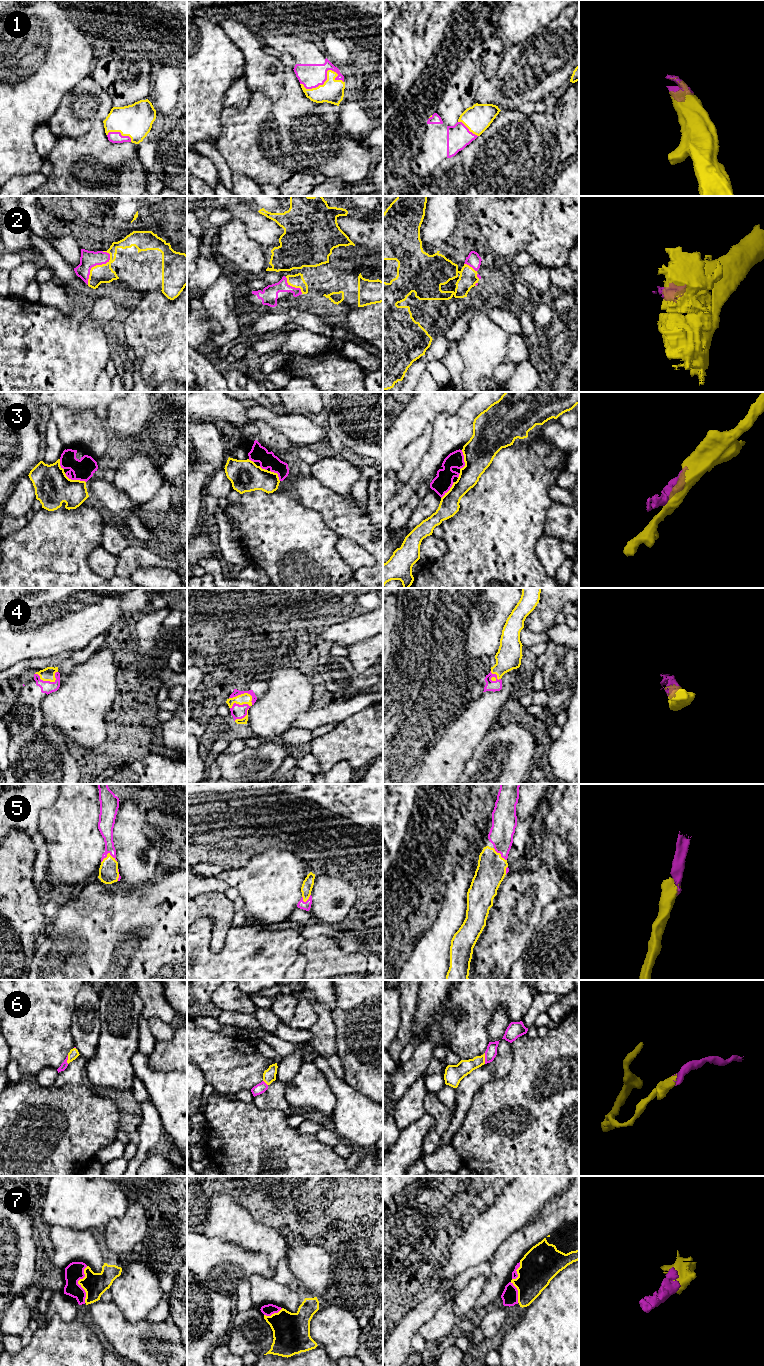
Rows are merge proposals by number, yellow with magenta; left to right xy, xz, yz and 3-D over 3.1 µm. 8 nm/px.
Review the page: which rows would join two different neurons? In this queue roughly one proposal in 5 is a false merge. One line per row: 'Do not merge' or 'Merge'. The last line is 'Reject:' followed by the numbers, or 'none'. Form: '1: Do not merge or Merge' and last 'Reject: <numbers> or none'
1: Merge
2: Merge
3: Do not merge
4: Merge
5: Merge
6: Merge
7: Merge
Reject: 3

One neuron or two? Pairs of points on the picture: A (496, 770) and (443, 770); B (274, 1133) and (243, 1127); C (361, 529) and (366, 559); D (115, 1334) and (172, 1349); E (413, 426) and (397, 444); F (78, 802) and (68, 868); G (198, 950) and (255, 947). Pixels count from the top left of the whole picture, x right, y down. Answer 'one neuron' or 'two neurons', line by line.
A: two neurons
B: one neuron
C: two neurons
D: one neuron
E: one neuron
F: one neuron
G: one neuron

